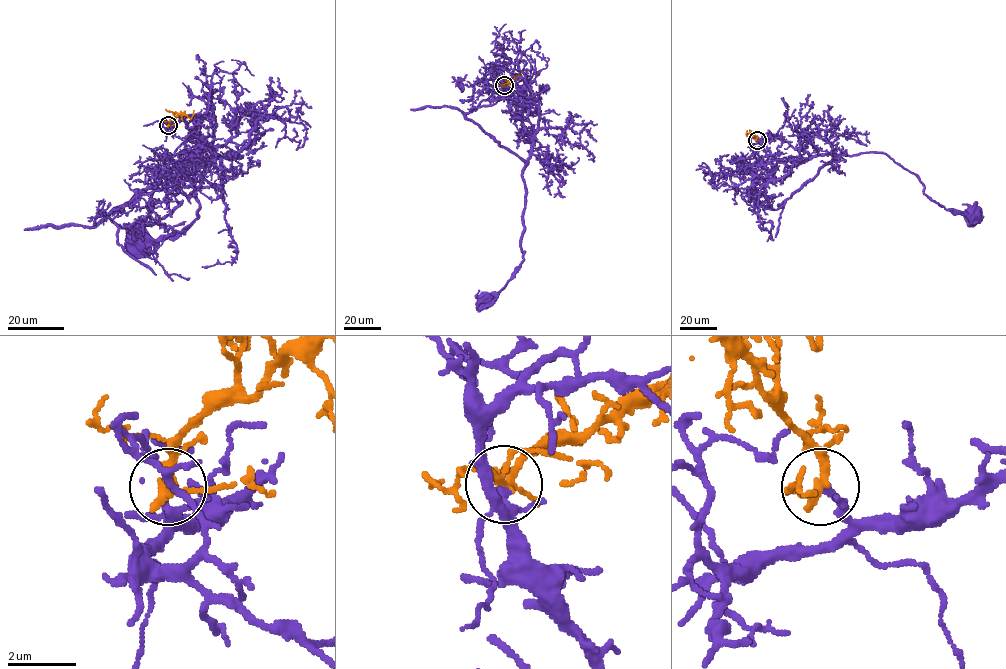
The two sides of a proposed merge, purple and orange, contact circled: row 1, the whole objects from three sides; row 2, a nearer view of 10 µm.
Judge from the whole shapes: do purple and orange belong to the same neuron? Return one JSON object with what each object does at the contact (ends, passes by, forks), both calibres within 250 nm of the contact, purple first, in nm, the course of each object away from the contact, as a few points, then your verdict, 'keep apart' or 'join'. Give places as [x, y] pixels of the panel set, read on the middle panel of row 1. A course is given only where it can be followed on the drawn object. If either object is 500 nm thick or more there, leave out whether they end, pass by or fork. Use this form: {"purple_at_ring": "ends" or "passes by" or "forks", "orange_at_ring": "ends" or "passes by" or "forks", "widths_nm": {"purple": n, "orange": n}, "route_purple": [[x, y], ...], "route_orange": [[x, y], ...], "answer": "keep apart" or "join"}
{"purple_at_ring": "ends", "orange_at_ring": "forks", "widths_nm": {"purple": 240, "orange": 190}, "route_purple": [[504, 85], [531, 137], [522, 171], [520, 242], [525, 252], [512, 277], [485, 299]], "route_orange": [[504, 85], [520, 75]], "answer": "keep apart"}

